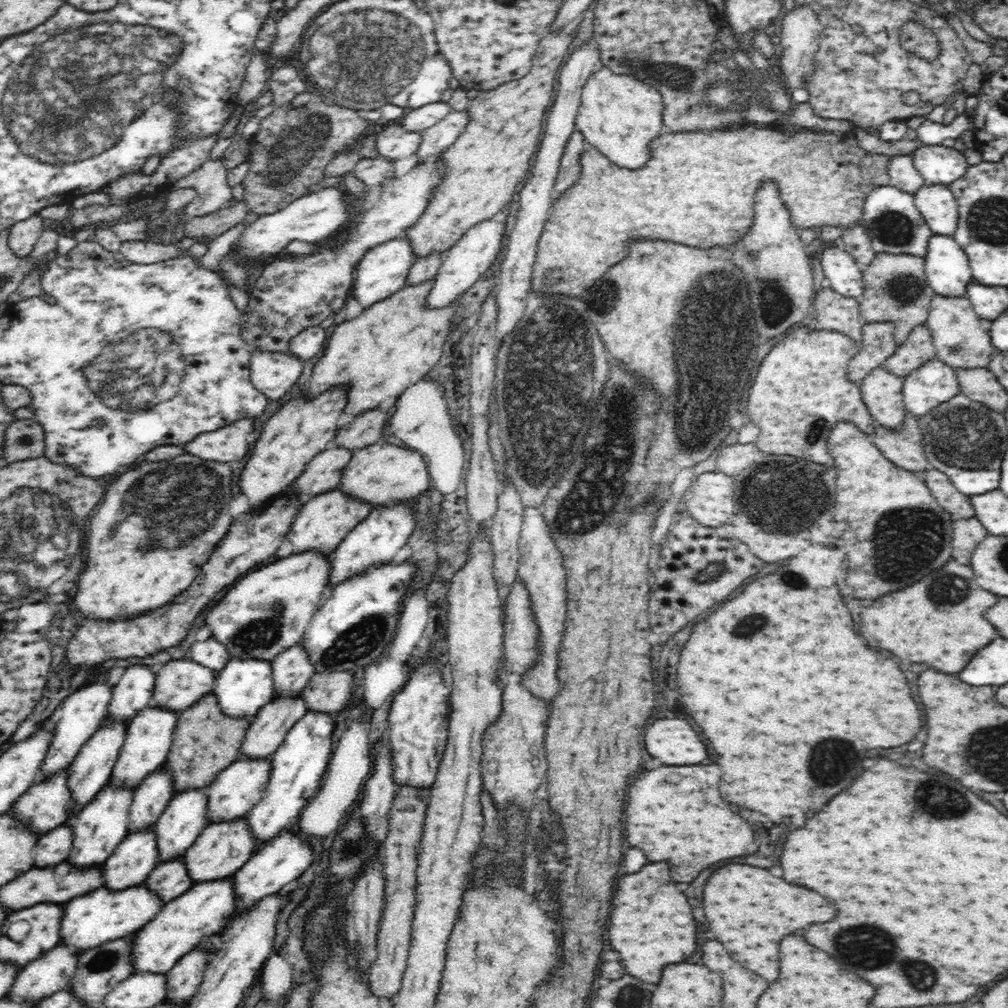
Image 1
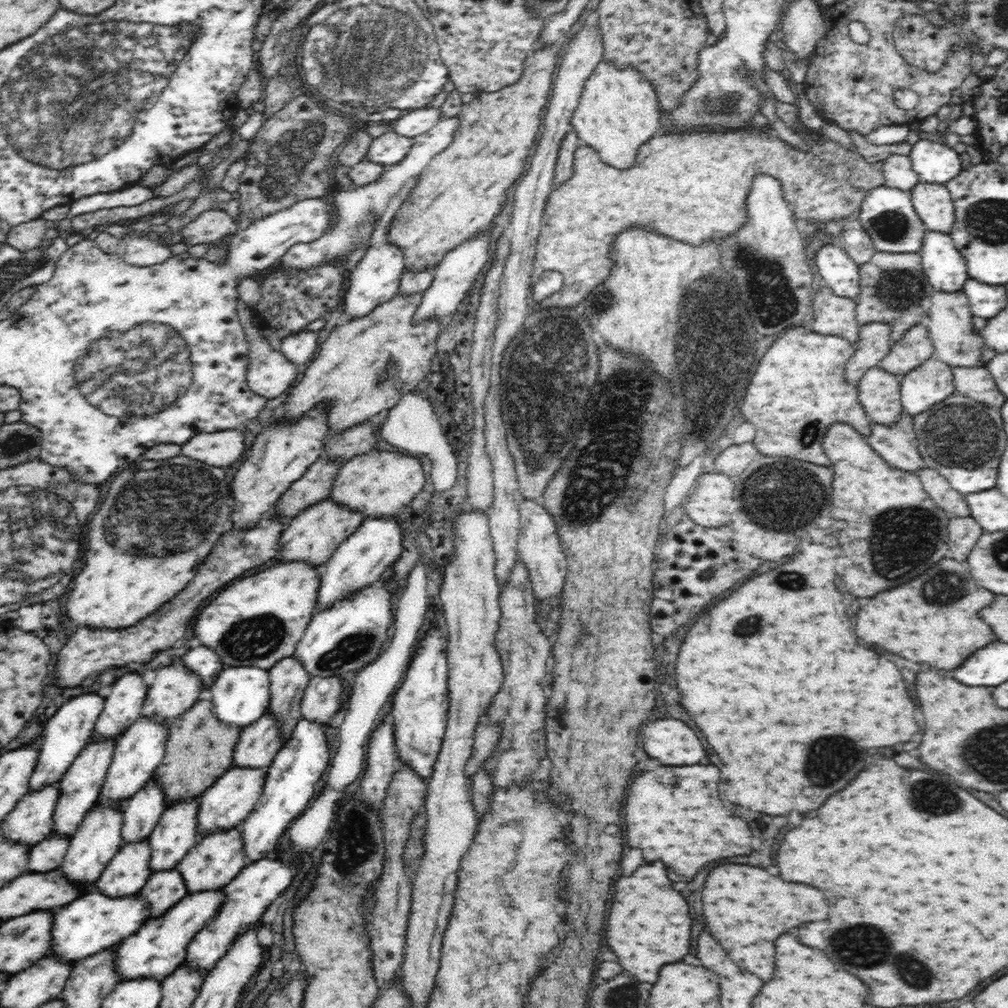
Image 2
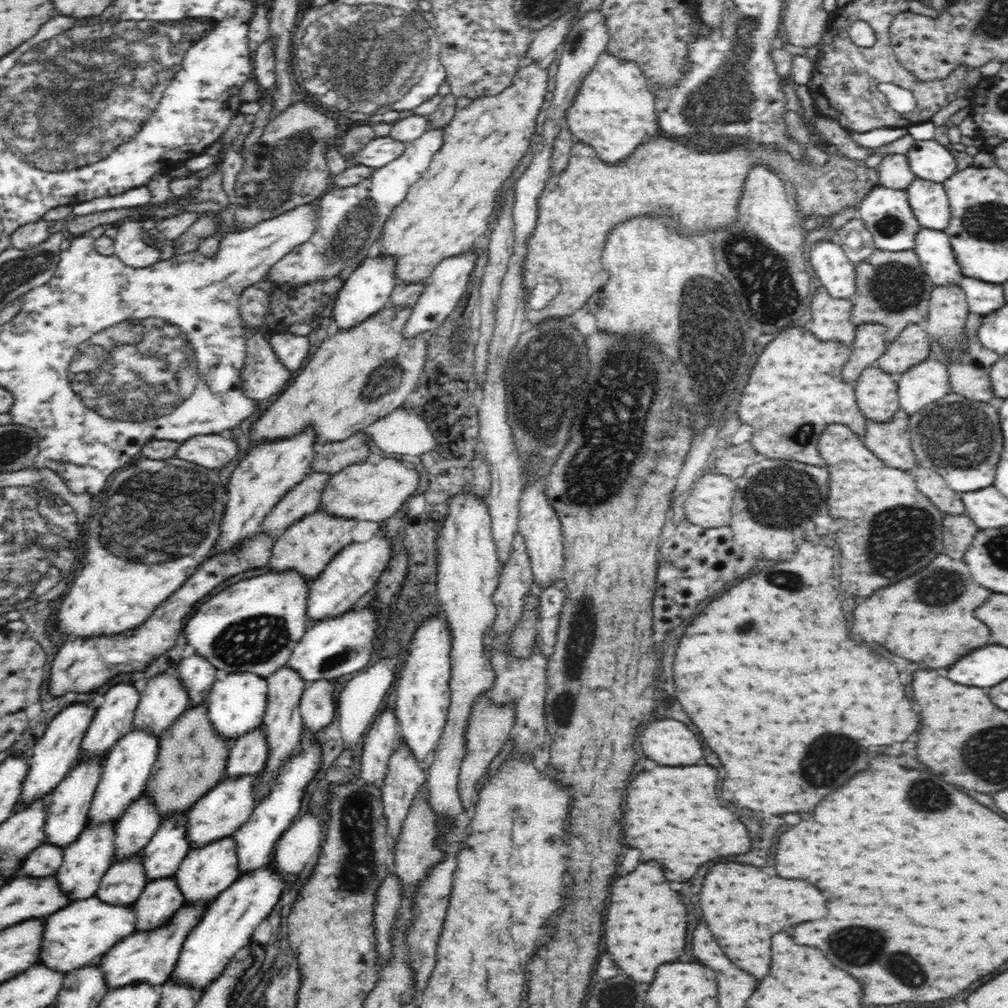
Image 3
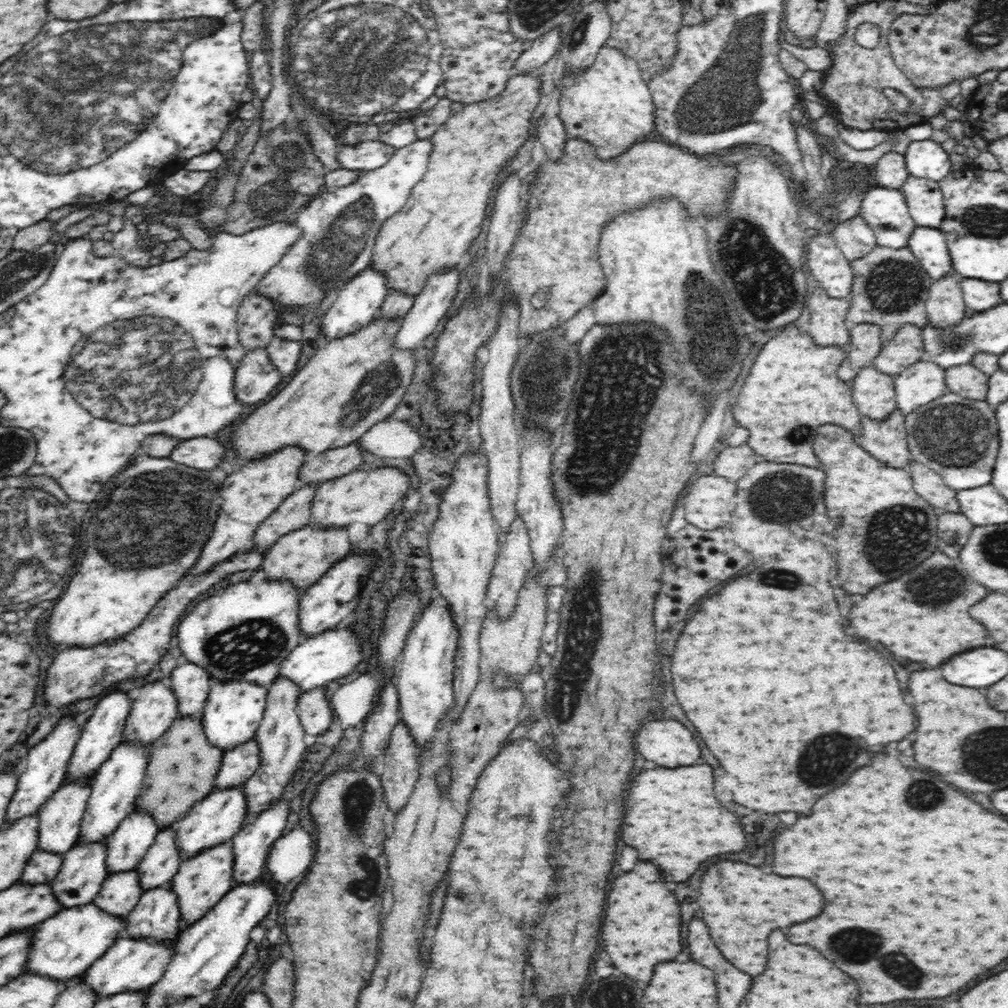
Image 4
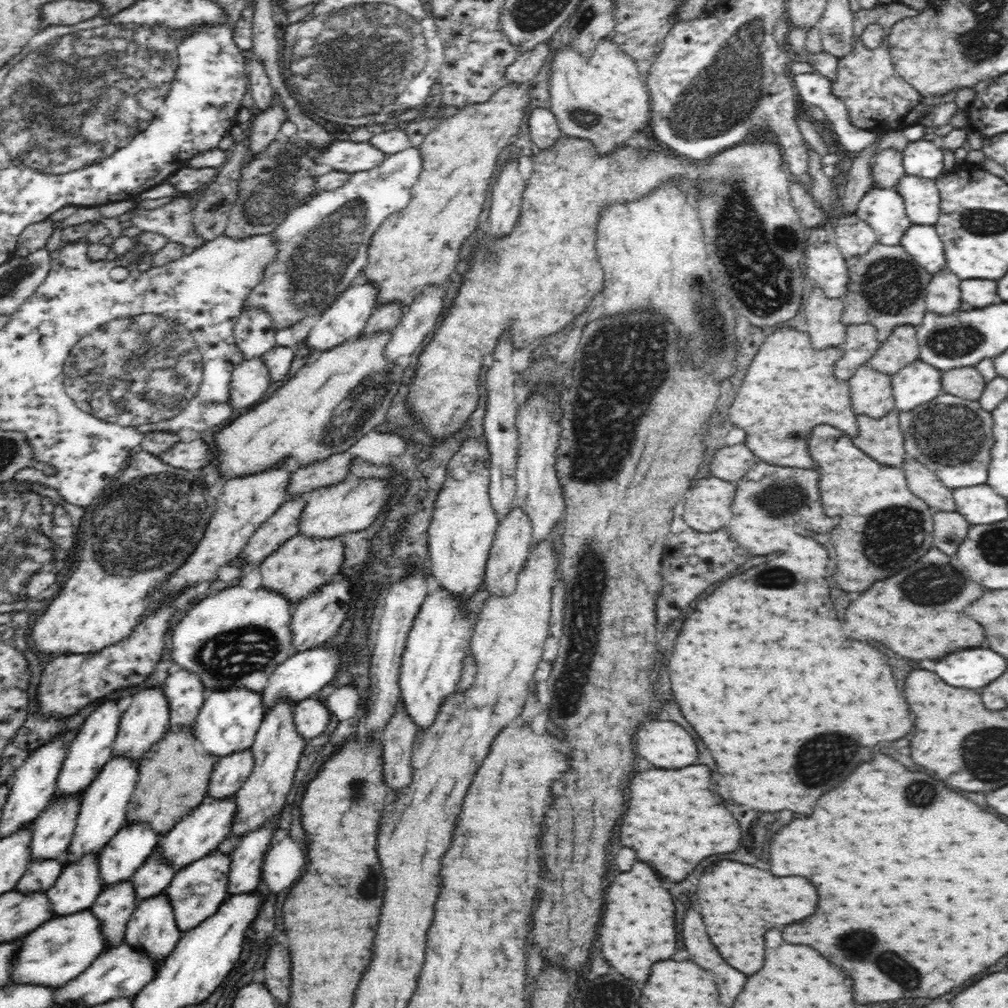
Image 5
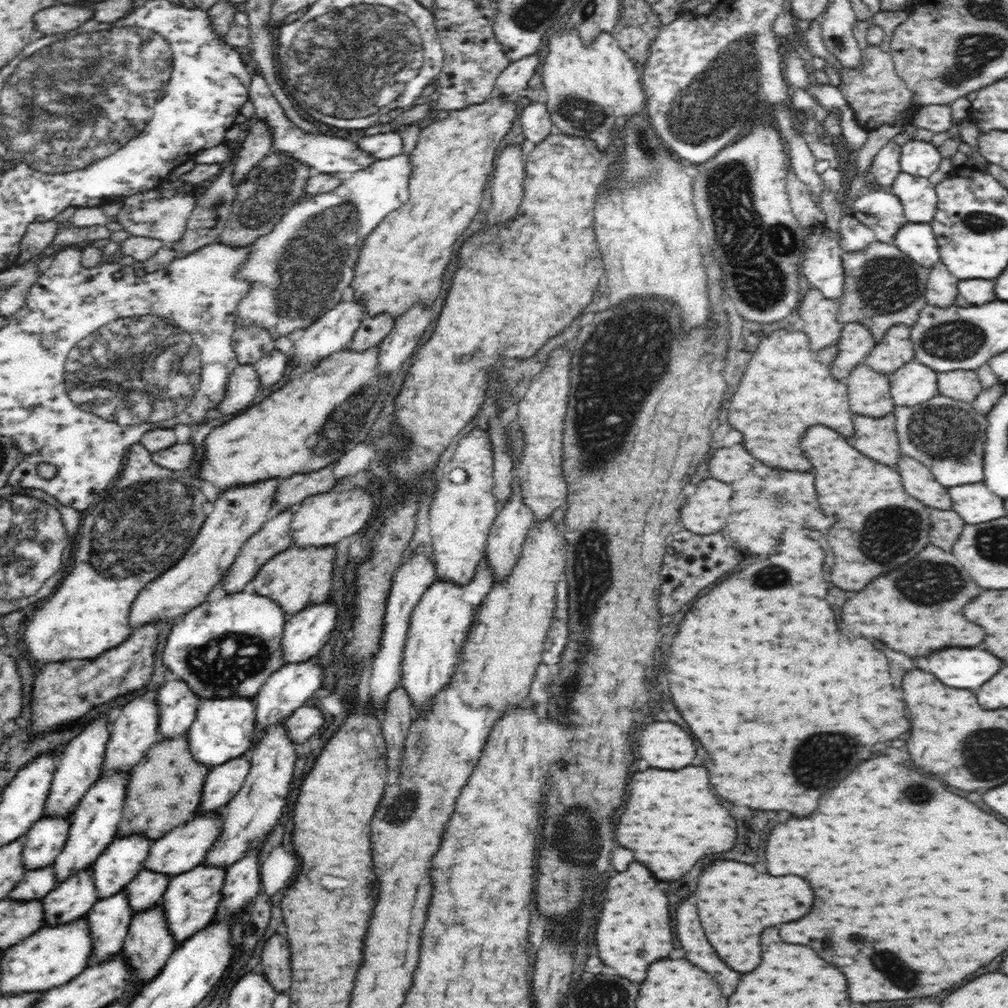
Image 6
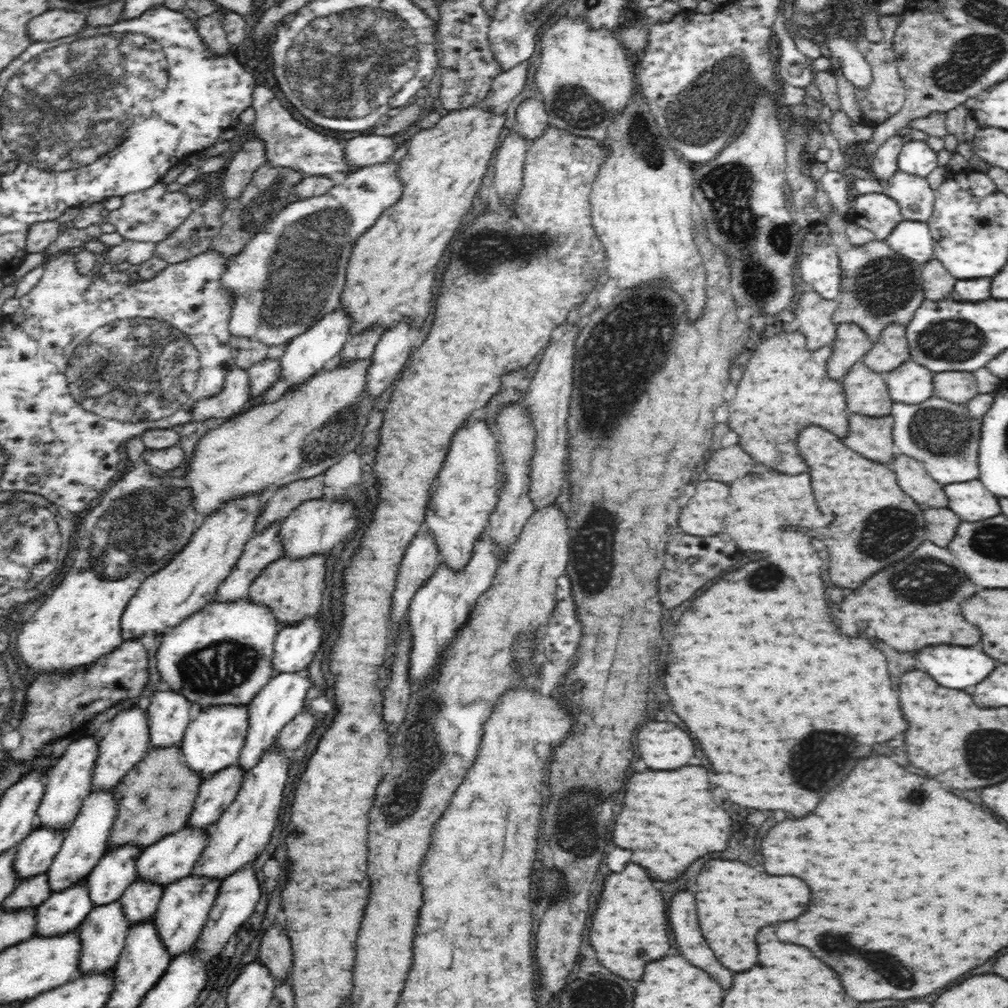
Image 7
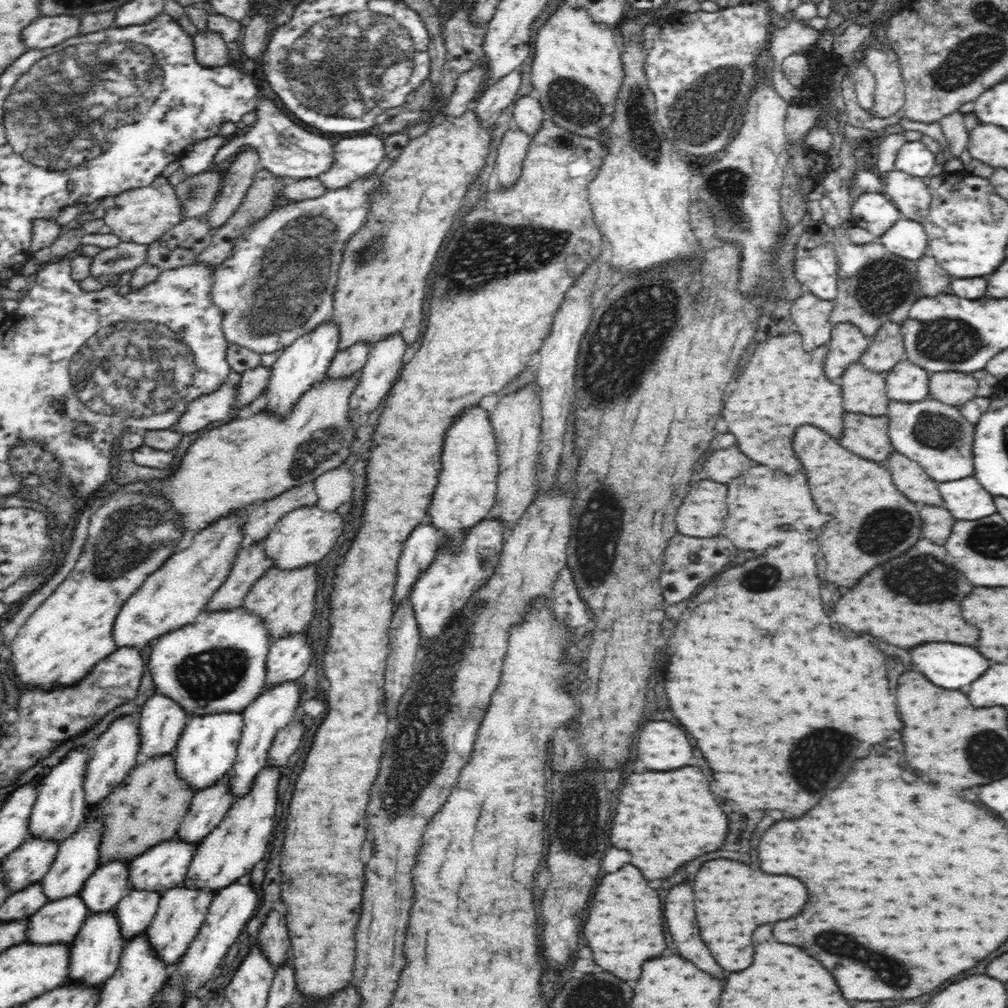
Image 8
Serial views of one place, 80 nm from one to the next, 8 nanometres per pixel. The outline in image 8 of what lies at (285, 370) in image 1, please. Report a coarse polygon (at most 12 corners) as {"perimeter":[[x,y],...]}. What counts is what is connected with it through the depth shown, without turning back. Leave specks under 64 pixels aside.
{"perimeter":[[231,371],[216,392],[190,401],[170,429],[184,435],[237,410],[241,373]]}

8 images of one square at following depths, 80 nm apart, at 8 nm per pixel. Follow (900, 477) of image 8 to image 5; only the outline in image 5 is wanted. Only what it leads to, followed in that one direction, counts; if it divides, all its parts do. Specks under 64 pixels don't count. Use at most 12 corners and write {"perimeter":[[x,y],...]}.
{"perimeter":[[918,460],[902,470],[912,494],[934,510],[956,511],[953,489]]}

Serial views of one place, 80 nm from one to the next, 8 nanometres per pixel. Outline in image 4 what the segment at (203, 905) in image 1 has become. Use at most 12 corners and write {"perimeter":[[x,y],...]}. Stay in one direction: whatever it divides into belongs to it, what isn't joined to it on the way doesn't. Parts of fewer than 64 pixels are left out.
{"perimeter":[[124,935],[83,973],[98,999],[162,978],[178,936]]}

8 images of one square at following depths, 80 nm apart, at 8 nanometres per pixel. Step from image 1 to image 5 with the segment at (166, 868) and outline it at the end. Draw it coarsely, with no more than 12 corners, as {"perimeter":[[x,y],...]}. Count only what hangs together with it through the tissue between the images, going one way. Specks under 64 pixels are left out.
{"perimeter":[[170,899],[137,903],[124,936],[160,966],[182,936]]}

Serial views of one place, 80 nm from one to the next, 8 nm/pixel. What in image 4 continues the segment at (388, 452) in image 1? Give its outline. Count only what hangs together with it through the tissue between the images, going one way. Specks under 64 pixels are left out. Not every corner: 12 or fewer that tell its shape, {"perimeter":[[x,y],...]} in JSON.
{"perimeter":[[354,470],[315,490],[310,527],[372,527],[399,509],[410,477]]}

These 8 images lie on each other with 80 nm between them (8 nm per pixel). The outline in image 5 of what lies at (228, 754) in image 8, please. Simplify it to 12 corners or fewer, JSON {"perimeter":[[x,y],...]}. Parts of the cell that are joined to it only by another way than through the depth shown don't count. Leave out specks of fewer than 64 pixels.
{"perimeter":[[208,690],[192,726],[218,759],[253,745],[261,692]]}

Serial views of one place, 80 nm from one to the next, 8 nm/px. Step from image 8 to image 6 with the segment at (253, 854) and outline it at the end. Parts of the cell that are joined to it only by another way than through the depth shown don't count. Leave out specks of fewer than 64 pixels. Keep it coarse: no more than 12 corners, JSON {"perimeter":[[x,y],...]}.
{"perimeter":[[285,723],[247,755],[204,857],[227,870],[278,824],[301,759]]}

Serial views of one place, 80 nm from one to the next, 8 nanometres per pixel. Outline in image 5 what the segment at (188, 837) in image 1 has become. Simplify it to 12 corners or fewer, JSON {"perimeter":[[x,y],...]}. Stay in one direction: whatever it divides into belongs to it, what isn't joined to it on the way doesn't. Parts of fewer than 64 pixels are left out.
{"perimeter":[[156,846],[130,878],[137,903],[164,894],[175,868]]}

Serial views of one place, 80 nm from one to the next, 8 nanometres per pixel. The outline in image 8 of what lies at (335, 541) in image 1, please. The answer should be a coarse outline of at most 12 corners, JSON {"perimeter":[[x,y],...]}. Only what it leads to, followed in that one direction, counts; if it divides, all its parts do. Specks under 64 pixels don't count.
{"perimeter":[[316,563],[272,566],[242,607],[272,640],[307,630],[314,617]]}

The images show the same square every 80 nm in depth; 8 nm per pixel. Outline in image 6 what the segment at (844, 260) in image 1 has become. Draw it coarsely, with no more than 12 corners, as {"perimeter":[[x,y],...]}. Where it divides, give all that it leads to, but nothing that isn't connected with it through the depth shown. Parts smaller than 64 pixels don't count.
{"perimeter":[[807,234],[802,274],[824,298],[843,294],[839,239]]}

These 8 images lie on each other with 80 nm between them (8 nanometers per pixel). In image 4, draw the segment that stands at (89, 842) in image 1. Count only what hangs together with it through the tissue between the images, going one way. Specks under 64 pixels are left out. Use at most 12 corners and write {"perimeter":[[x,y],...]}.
{"perimeter":[[105,840],[64,852],[51,882],[62,909],[90,904],[107,878]]}

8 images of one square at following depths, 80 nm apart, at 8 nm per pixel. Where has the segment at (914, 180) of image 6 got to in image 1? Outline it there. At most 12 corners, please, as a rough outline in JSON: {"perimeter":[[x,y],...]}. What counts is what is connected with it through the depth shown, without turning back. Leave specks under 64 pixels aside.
{"perimeter":[[924,185],[915,205],[939,235],[952,236],[958,205],[946,185]]}

